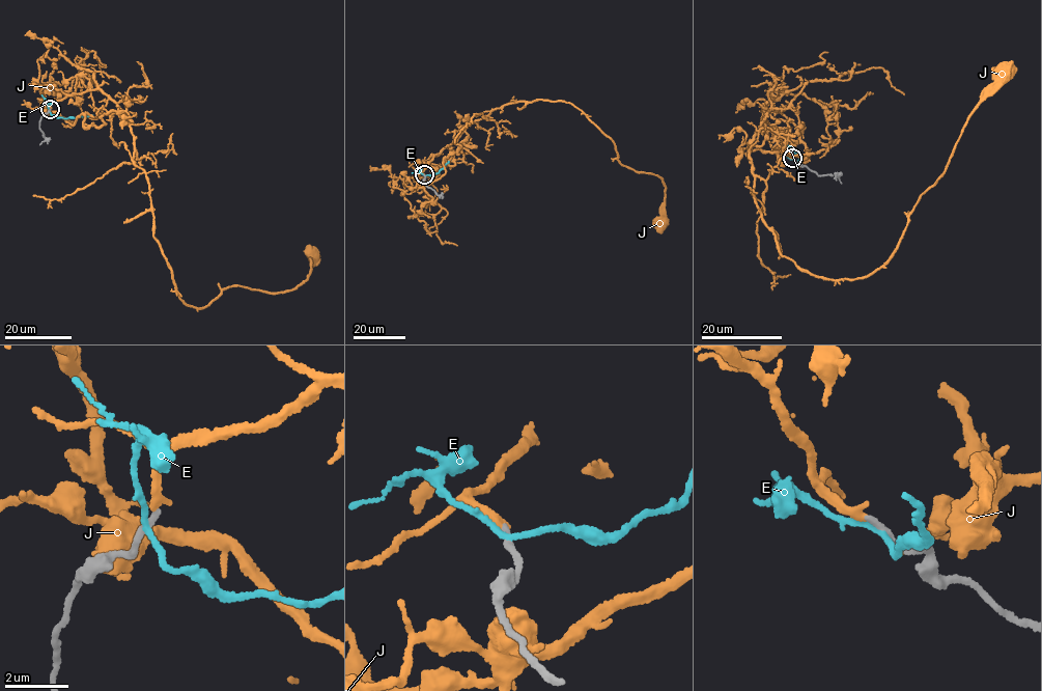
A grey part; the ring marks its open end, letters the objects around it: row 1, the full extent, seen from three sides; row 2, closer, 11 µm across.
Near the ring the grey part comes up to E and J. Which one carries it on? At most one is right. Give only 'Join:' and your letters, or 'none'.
Join: none

